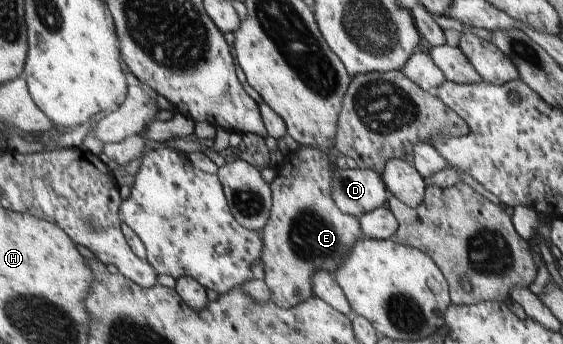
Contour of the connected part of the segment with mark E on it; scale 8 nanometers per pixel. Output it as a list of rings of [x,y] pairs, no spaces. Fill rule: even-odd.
[[[302,147],[296,153],[284,155],[283,160],[276,165],[276,176],[271,182],[273,190],[273,210],[270,220],[262,230],[264,237],[264,252],[261,263],[264,266],[265,281],[272,289],[272,300],[278,306],[286,309],[309,301],[315,294],[312,286],[312,276],[316,270],[326,270],[334,273],[339,268],[340,260],[346,260],[355,244],[366,238],[359,217],[343,213],[338,208],[333,195],[334,162],[320,150],[320,147]]]

